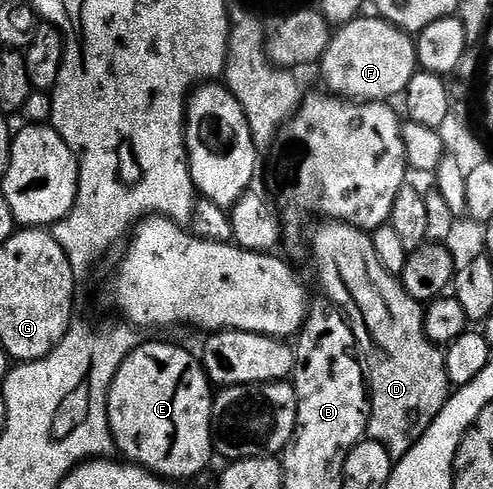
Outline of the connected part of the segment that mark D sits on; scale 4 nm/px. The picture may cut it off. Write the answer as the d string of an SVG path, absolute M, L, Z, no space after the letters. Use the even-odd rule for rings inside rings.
M327 220L315 230L315 235L311 238L311 258L315 261L315 274L319 277L319 282L323 285L323 290L328 299L334 305L338 306L343 312L344 318L348 322L354 324L355 345L358 353L361 355L362 361L366 363L365 373L367 376L367 389L369 391L369 413L367 415L367 433L366 437L372 442L379 442L390 452L392 459L398 460L403 458L417 444L417 440L421 440L421 436L425 436L425 432L429 428L429 424L433 424L433 420L437 420L437 416L441 412L441 408L445 408L449 395L452 393L453 387L447 369L445 368L446 353L434 342L429 340L429 336L425 332L425 313L424 303L419 302L413 296L409 296L407 289L403 287L402 281L396 275L391 274L381 264L381 260L377 260L377 248L373 248L373 237L366 230L359 230L355 226L350 226L348 222L336 222Z

